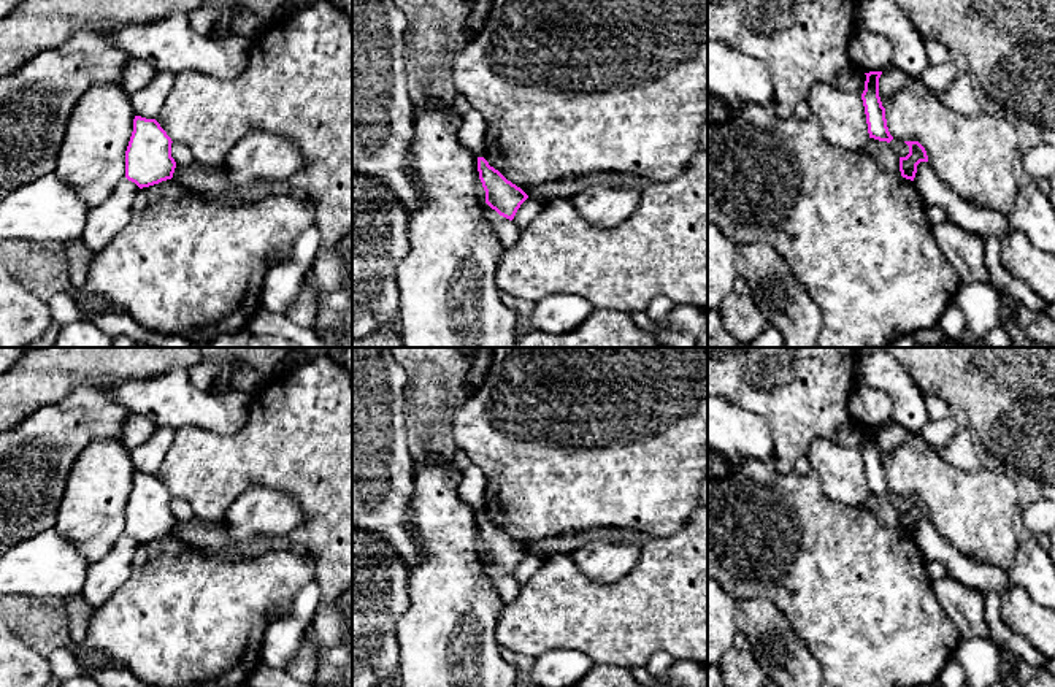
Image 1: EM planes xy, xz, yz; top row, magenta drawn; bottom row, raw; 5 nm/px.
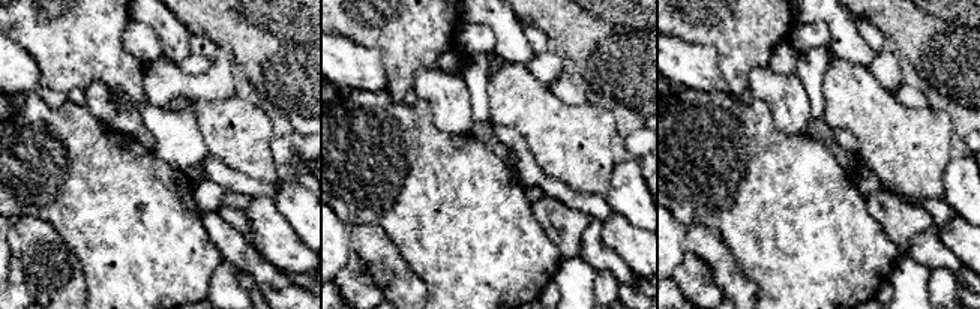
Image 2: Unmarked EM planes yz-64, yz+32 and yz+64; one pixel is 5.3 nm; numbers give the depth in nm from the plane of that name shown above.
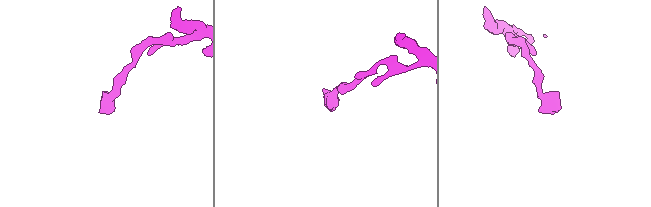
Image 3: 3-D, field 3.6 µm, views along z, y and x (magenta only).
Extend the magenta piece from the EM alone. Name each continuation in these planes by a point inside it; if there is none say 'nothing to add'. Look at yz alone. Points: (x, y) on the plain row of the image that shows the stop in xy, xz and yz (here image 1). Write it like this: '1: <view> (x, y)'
nothing to add

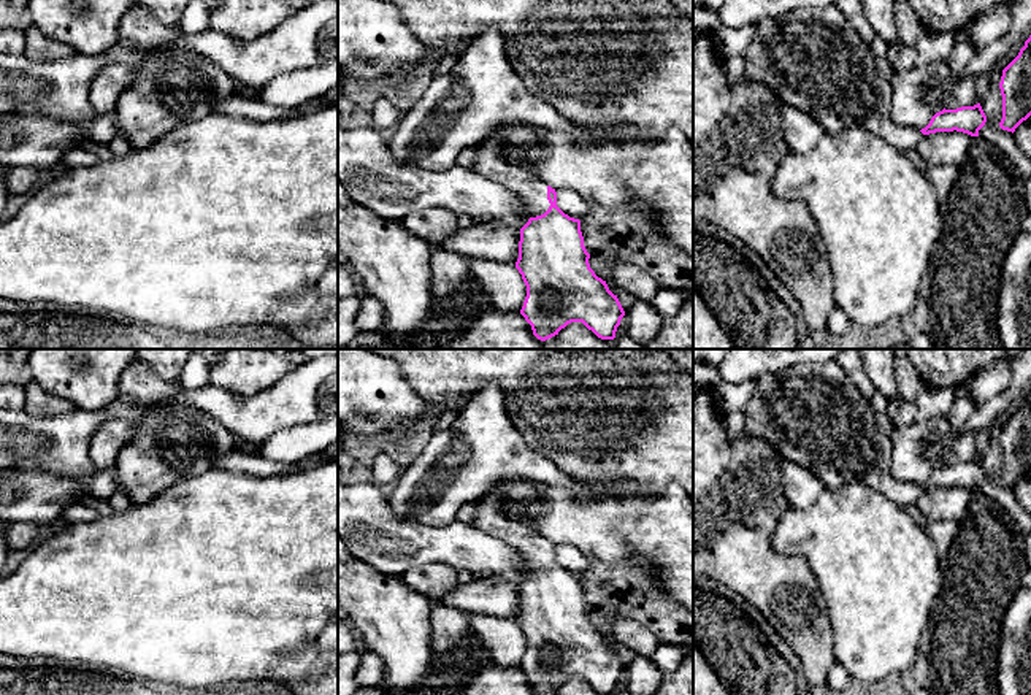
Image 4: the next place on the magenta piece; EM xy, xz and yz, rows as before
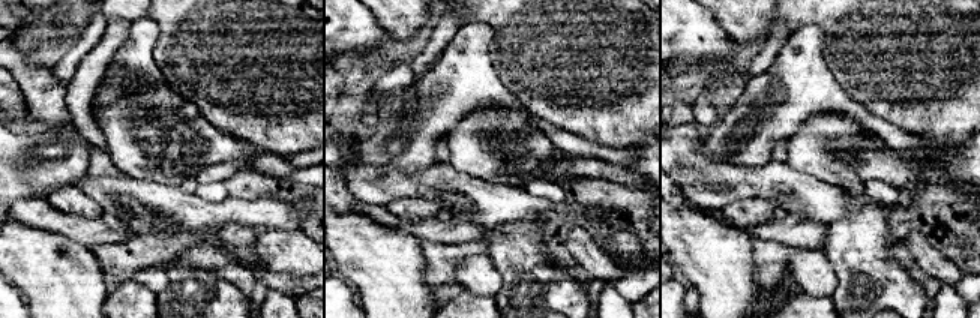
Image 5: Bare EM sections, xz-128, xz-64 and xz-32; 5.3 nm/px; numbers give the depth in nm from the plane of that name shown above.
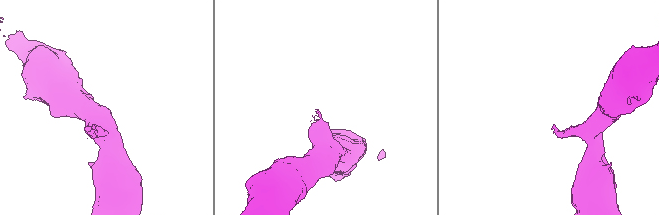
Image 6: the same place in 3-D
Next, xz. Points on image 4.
1: xz (490, 518)

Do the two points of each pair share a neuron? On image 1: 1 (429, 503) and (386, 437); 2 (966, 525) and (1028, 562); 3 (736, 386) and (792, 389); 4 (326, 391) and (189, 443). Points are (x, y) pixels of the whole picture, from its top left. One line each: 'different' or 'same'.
1: different
2: different
3: same
4: same

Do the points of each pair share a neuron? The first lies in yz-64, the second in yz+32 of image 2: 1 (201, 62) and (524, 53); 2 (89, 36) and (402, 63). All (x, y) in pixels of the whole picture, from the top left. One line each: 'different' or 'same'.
1: different
2: same

